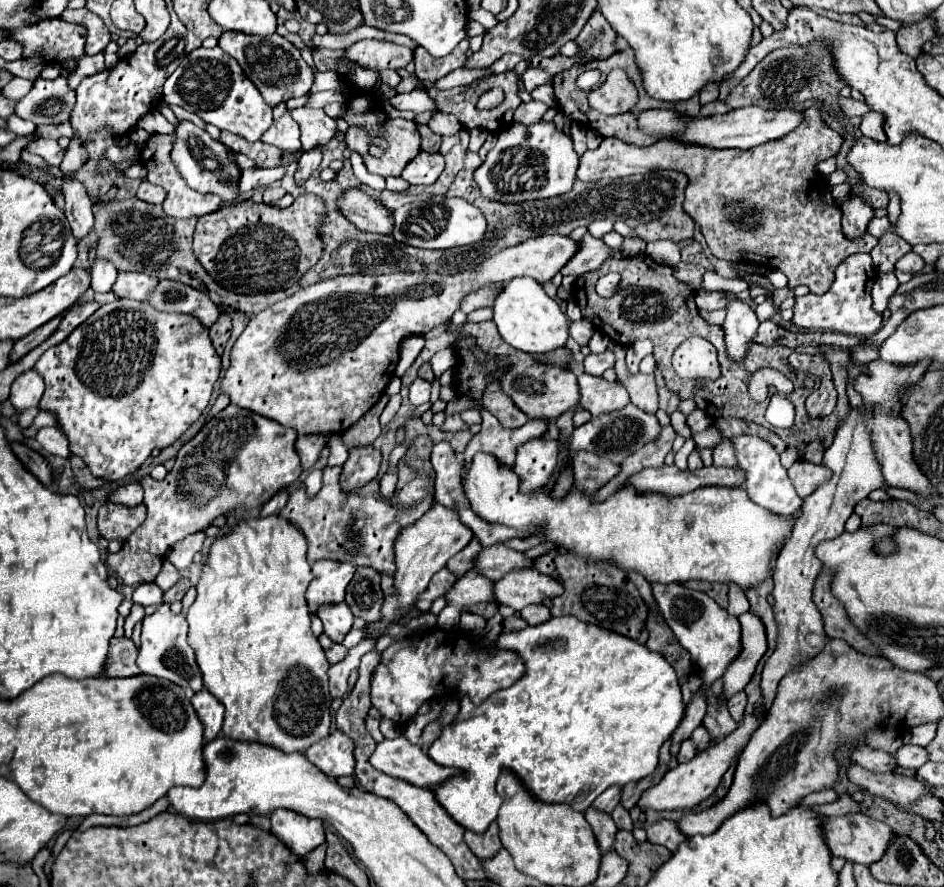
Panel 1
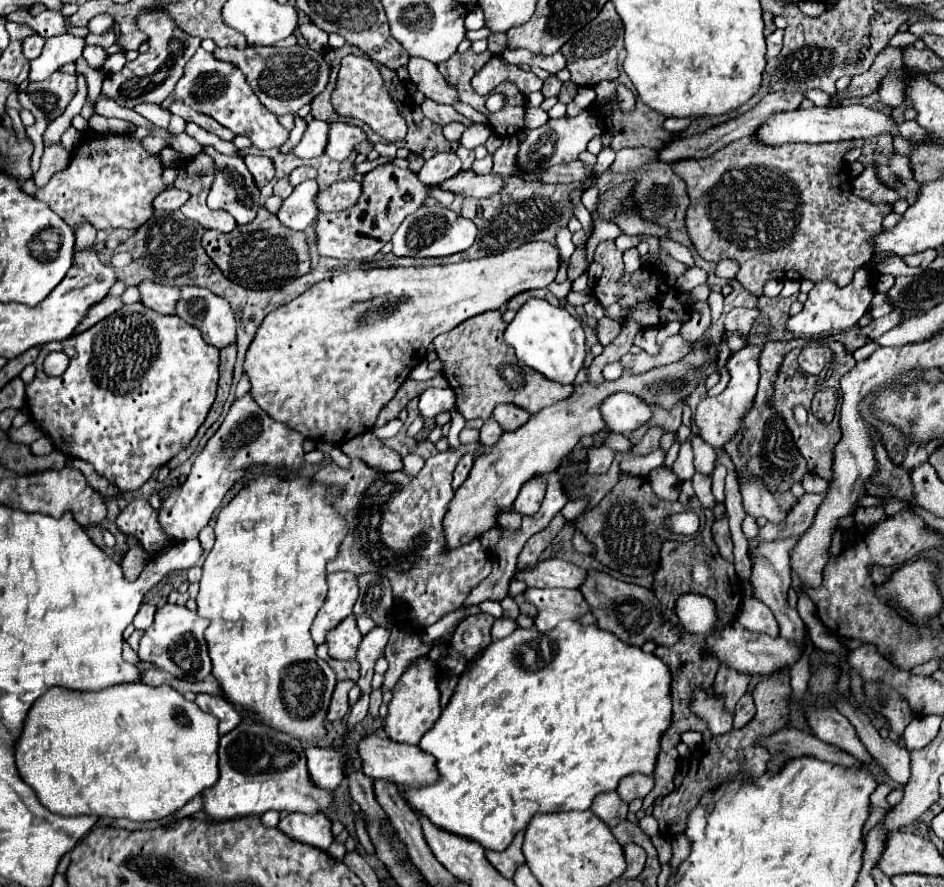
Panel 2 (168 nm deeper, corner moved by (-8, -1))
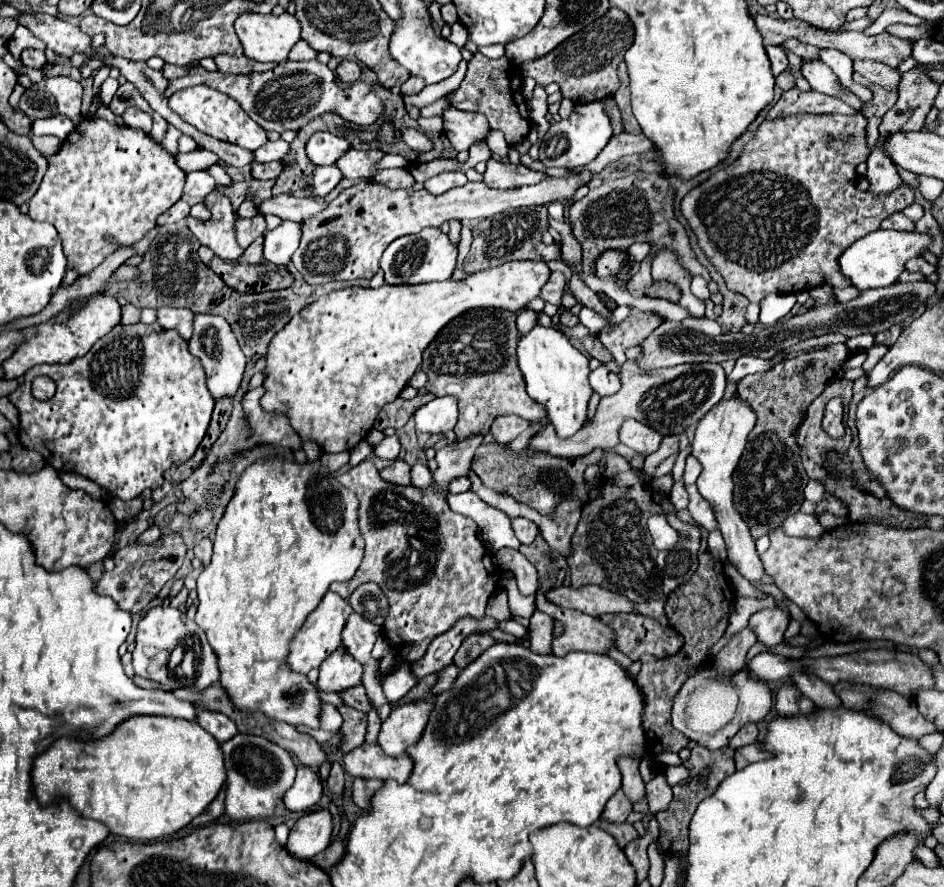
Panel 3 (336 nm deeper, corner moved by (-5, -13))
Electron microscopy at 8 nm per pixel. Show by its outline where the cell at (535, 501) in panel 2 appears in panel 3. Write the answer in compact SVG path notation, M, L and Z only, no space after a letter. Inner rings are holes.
M513 518L511 520L515 536L519 538L521 544L531 544L537 538L537 524L527 520L527 518Z

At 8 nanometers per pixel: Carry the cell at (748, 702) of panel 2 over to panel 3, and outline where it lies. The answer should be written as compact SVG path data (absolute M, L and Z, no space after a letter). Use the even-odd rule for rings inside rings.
M745 724L729 742L731 748L741 748L741 746L747 746L747 744L755 744L757 742L757 736L759 736L759 730L755 724Z

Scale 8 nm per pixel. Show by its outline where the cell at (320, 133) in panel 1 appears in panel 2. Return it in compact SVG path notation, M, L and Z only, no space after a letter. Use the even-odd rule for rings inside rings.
M332 122L330 132L328 132L328 146L326 146L326 156L332 160L348 160L348 156L354 152L356 144L366 142L368 136L362 132L358 126L342 124L342 122Z

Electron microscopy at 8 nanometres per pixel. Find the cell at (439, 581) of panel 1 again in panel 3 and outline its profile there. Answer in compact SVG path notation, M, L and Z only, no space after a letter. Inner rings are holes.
M469 436L467 440L459 440L455 446L445 446L437 450L435 460L439 468L433 472L433 484L425 490L385 482L371 460L363 460L361 464L337 478L359 500L359 530L365 540L365 556L351 580L333 582L329 590L337 592L343 598L349 598L351 592L363 582L379 584L379 588L389 600L389 612L383 624L385 638L391 642L393 650L407 662L419 660L419 656L423 656L423 652L427 650L427 644L437 634L443 634L447 628L451 628L451 624L455 624L455 620L459 620L461 616L483 616L487 600L495 592L501 578L501 572L491 558L491 552L487 552L479 538L477 524L467 516L455 514L447 504L451 480L471 472L471 460L481 442L483 436Z

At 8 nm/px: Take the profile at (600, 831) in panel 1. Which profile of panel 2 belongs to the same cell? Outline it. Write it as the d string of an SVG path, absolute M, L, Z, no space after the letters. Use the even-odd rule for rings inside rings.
M604 792L602 796L598 796L598 800L594 800L590 810L612 828L626 818L628 804L616 792L608 792L608 794Z

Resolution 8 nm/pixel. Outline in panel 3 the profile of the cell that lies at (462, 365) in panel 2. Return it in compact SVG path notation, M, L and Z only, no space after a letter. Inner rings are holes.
M483 310L483 312L469 312L467 316L459 316L459 320L453 320L451 324L447 324L447 328L443 328L443 332L439 332L439 336L423 352L421 370L427 372L427 376L429 376L425 388L437 396L453 394L459 400L459 422L457 422L457 428L453 430L459 440L465 440L467 436L473 436L473 434L487 436L491 422L503 414L521 416L521 418L529 420L531 424L545 420L547 410L543 410L543 406L539 402L535 402L525 390L523 376L521 376L517 360L515 360L517 340L519 340L519 330L515 328L513 312Z

